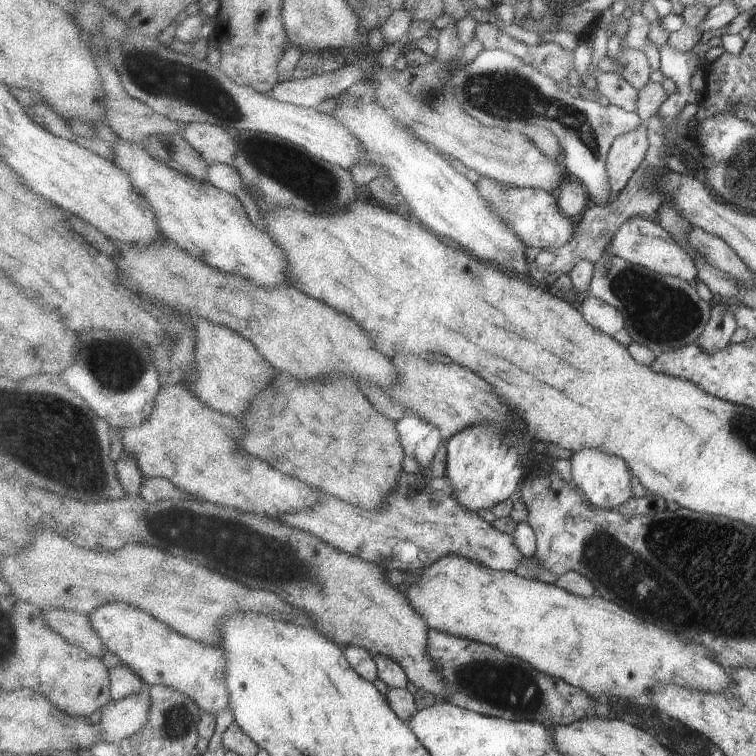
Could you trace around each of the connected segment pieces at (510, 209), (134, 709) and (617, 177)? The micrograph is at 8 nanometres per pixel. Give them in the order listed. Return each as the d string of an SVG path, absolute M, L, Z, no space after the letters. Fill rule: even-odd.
M481 176L478 186L493 212L519 234L527 247L539 247L541 250L561 248L571 242L575 236L577 220L569 218L560 208L556 194L537 188L503 188L495 179Z
M145 683L143 692L121 700L112 700L102 708L99 725L105 742L119 746L122 740L132 737L149 722L152 698L151 685Z
M647 125L619 136L608 154L608 175L612 191L618 195L630 183L650 149Z

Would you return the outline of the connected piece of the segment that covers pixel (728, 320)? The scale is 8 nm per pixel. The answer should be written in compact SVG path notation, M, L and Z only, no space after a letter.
M727 304L714 306L704 333L696 340L697 346L701 346L701 350L709 354L721 352L731 344L731 338L738 326L737 318Z

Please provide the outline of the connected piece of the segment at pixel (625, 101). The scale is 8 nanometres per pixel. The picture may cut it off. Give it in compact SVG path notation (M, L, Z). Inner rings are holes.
M597 69L592 73L592 76L597 80L598 90L611 105L629 112L637 112L639 91L628 80L625 80L619 72L608 73Z

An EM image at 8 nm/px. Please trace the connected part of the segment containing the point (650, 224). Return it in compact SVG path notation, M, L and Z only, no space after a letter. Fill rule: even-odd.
M633 217L624 222L621 228L614 233L607 251L617 254L627 262L644 266L659 274L682 278L690 283L695 283L695 278L698 278L696 260L677 242L669 230L665 230L665 227L653 218Z

